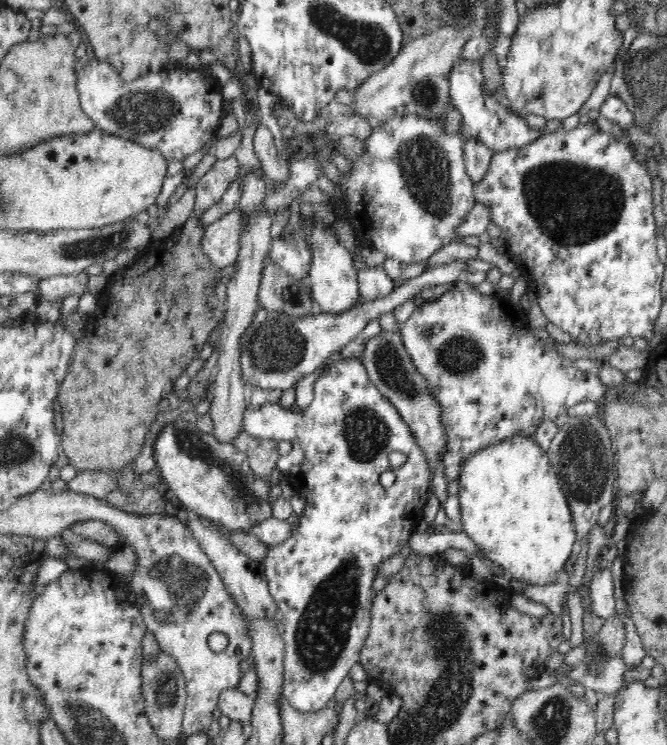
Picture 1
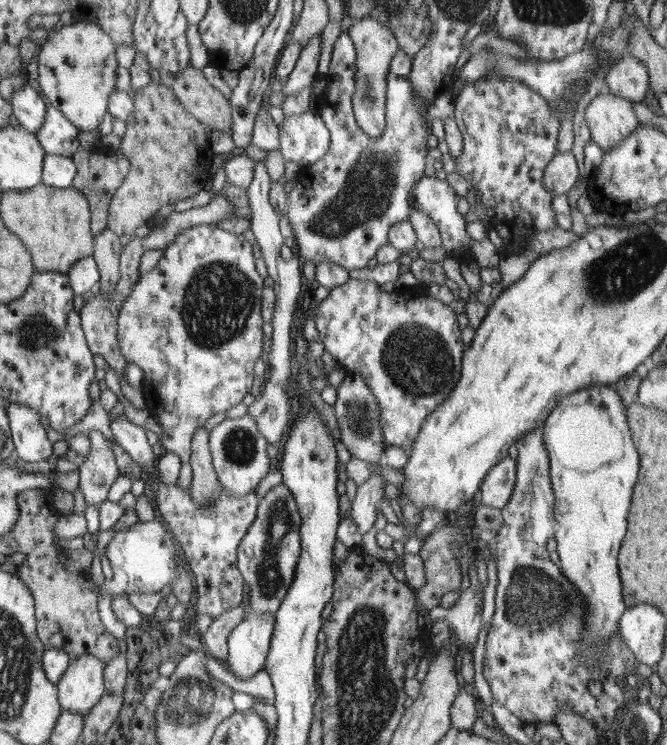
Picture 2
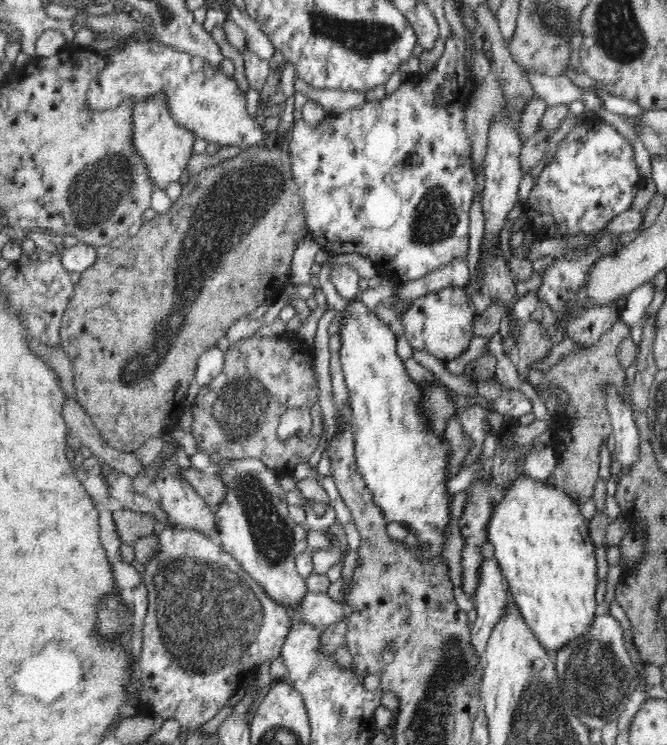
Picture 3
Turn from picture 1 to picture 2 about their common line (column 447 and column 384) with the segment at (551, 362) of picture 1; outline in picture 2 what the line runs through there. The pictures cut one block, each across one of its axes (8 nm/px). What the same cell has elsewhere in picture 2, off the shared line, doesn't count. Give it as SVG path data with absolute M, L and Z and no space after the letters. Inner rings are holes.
M349 278L346 284L331 289L330 295L314 308L313 317L325 349L345 367L348 374L364 375L378 400L384 450L388 446L407 450L417 440L426 418L450 397L461 378L464 346L450 305L442 303L424 287L395 288L389 293L374 281Z

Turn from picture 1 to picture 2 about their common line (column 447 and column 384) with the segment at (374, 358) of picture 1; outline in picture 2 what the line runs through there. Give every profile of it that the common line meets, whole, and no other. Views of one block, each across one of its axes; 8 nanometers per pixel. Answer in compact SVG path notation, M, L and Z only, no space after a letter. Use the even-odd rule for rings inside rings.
M360 373L346 374L345 379L337 389L337 399L334 402L335 416L340 430L340 441L352 454L352 459L360 458L374 466L380 466L384 461L384 435L380 425L380 405L374 397L372 389ZM374 469L370 478L357 488L350 514L352 514L352 520L358 525L358 531L362 536L375 525L376 507L384 498L386 483L384 475L378 469Z

